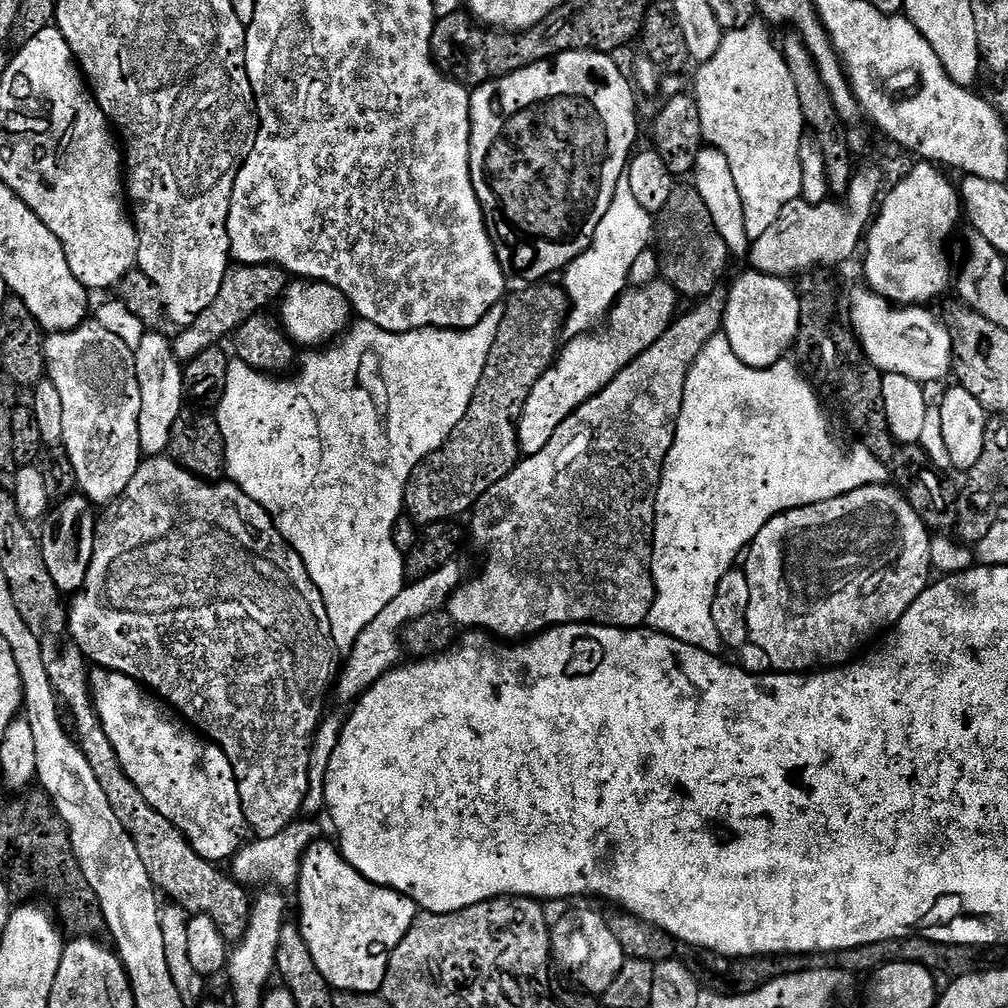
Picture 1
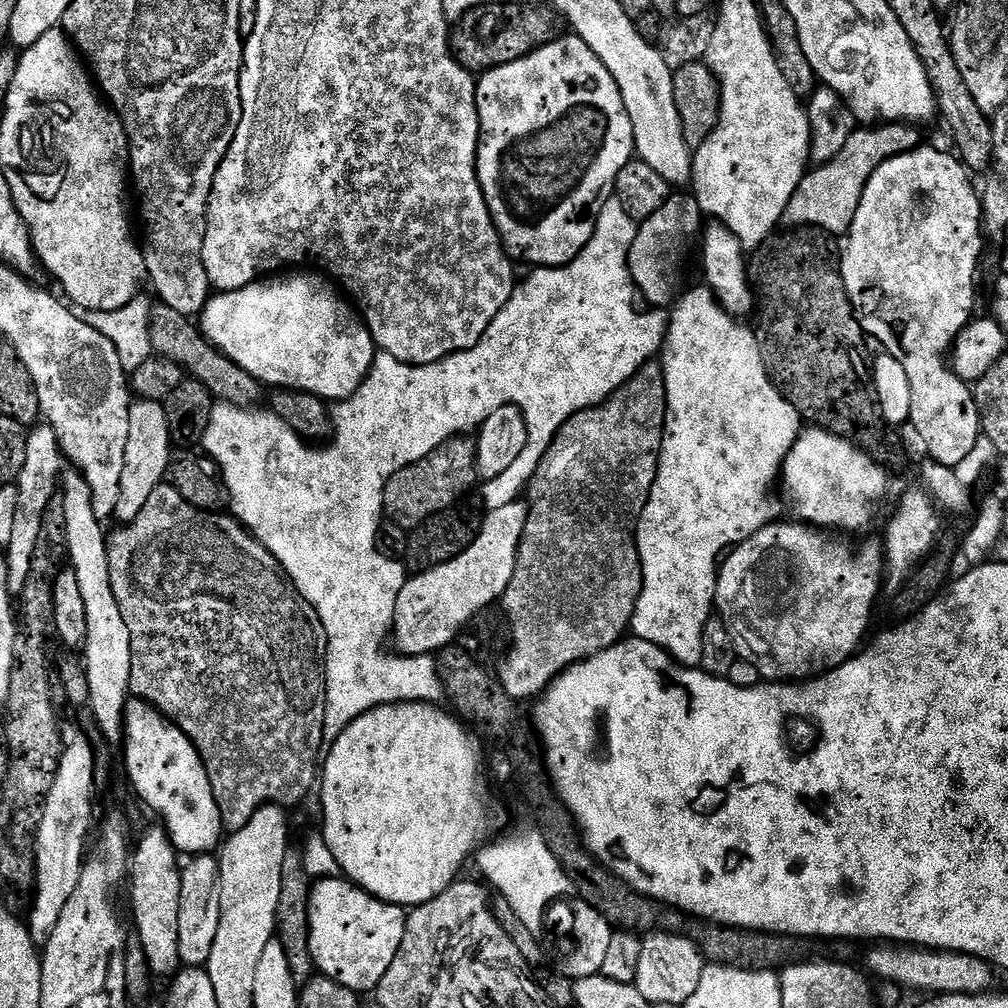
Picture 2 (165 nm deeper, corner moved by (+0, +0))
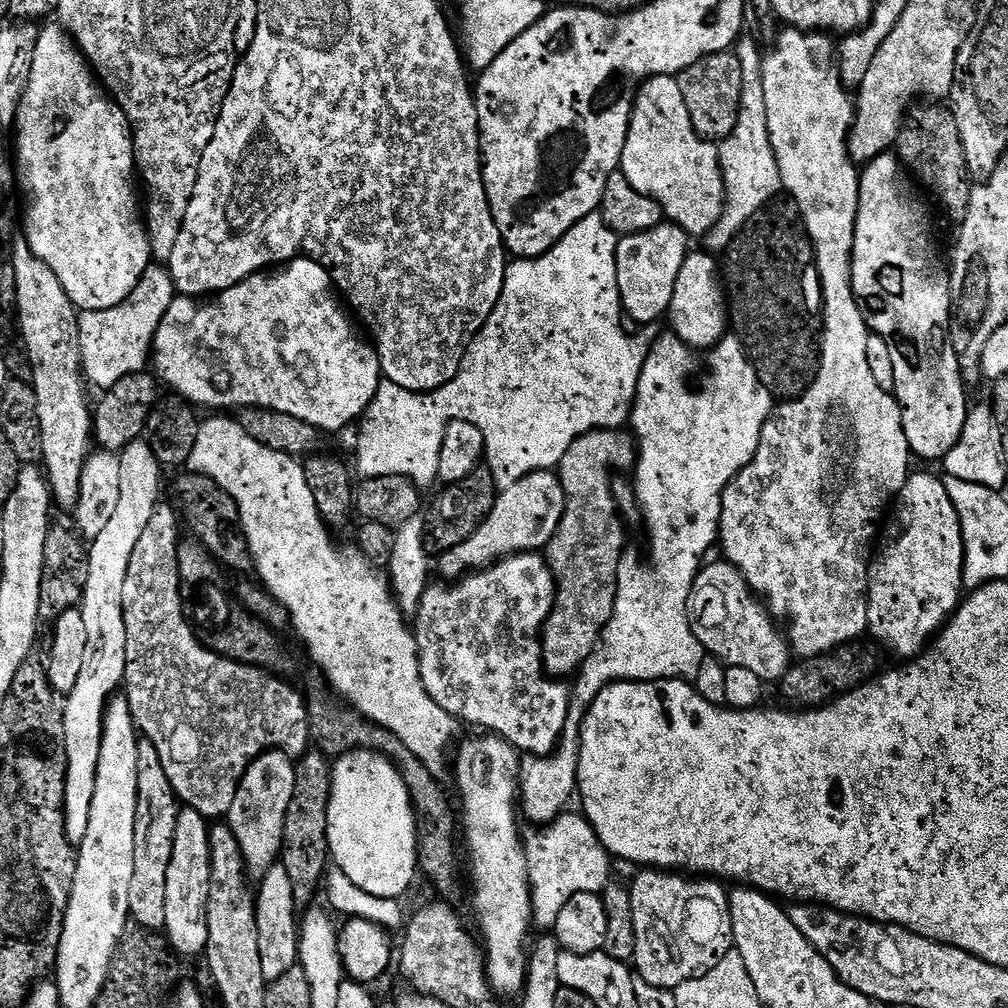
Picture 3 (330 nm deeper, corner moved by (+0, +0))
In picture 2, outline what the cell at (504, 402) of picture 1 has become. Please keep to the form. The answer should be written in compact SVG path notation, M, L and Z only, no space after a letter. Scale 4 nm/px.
M448 444L448 448L440 448L440 452L435 452L435 454L432 460L424 460L424 464L414 462L406 466L408 472L398 470L398 474L390 478L384 491L384 515L389 521L407 530L419 528L432 516L440 516L447 508L454 507L456 500L462 499L475 484L478 484L476 444Z

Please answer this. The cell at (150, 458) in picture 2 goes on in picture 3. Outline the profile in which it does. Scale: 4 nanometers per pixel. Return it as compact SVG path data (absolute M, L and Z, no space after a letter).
M147 439L130 442L119 453L122 462L122 495L114 518L110 518L102 534L91 541L88 548L88 581L84 598L79 605L86 620L86 656L82 672L72 692L63 701L64 737L66 738L66 834L70 842L79 846L86 838L86 826L90 822L90 806L94 803L94 784L98 774L98 754L102 750L104 712L108 702L121 691L128 674L128 635L122 610L122 589L126 587L126 570L130 570L130 558L134 558L134 546L142 538L142 530L150 523L160 500L160 472L162 465L157 449Z

